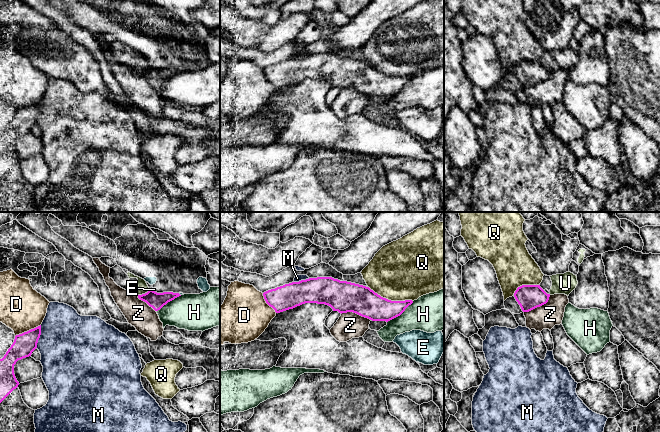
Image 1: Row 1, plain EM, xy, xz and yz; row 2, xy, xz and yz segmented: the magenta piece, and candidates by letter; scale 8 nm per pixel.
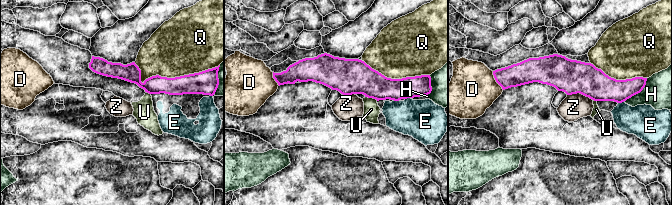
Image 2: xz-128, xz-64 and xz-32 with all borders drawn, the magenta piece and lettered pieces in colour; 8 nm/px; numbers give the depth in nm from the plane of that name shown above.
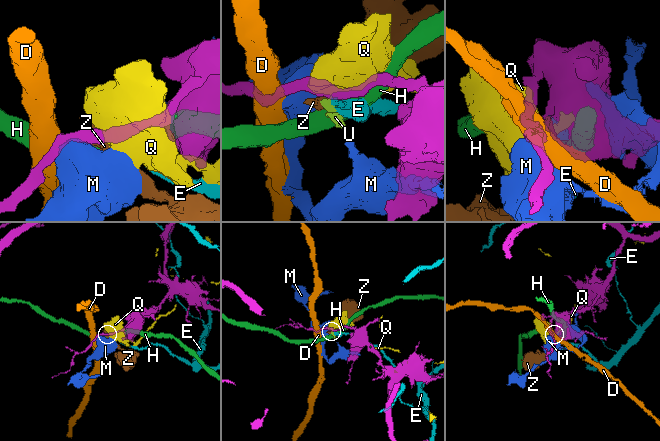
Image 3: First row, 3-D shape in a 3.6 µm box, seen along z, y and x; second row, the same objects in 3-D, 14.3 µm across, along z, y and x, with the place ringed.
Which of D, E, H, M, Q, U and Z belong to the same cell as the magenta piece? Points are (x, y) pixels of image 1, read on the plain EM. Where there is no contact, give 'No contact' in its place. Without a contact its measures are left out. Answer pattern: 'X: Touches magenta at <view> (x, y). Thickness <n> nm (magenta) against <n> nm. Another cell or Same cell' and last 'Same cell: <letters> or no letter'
D: Touches magenta at xy (27, 107). Thickness 180 nm (magenta) against 360 nm. Another cell
E: Touches magenta at xy (152, 66). Thickness 130 nm (magenta) against 30 nm. Another cell
H: Touches magenta at xz (400, 90). Thickness 200 nm (magenta) against 300 nm. Another cell
M: Touches magenta at xy (39, 112). Thickness 180 nm (magenta) against 500 nm. Another cell
Q: Touches magenta at xz (390, 76). Thickness 240 nm (magenta) against 480 nm. Another cell
U: Touches magenta at xy (143, 70). Thickness 130 nm (magenta) against 90 nm. Another cell
Z: Touches magenta at yz (538, 82). Thickness 200 nm (magenta) against 190 nm. Another cell
Same cell: no letter

